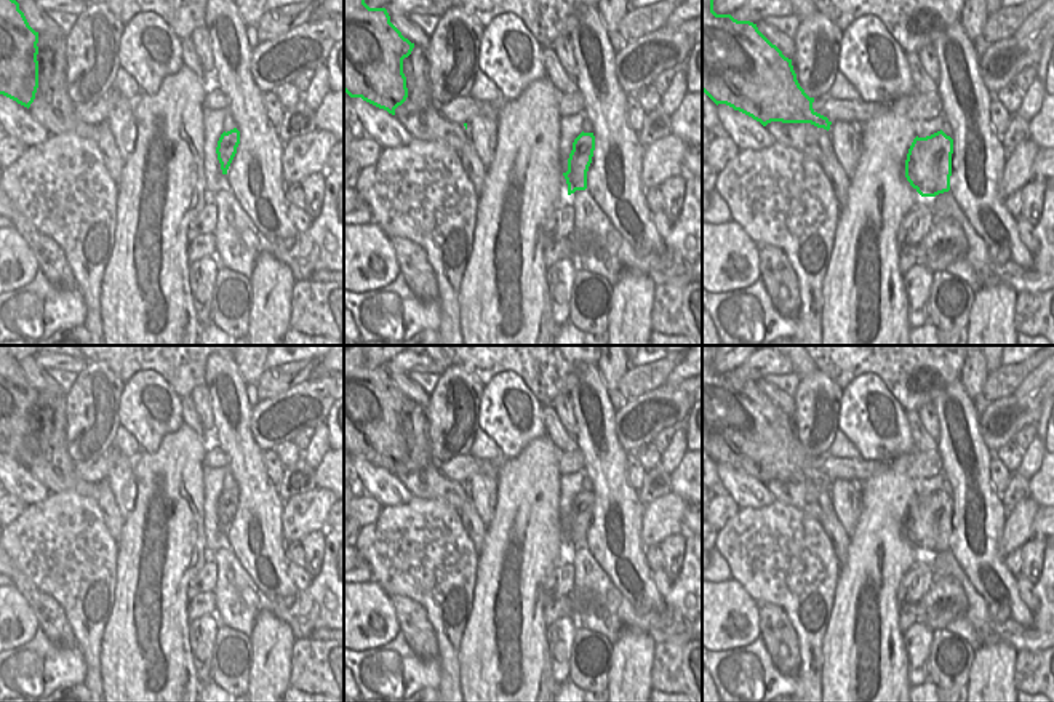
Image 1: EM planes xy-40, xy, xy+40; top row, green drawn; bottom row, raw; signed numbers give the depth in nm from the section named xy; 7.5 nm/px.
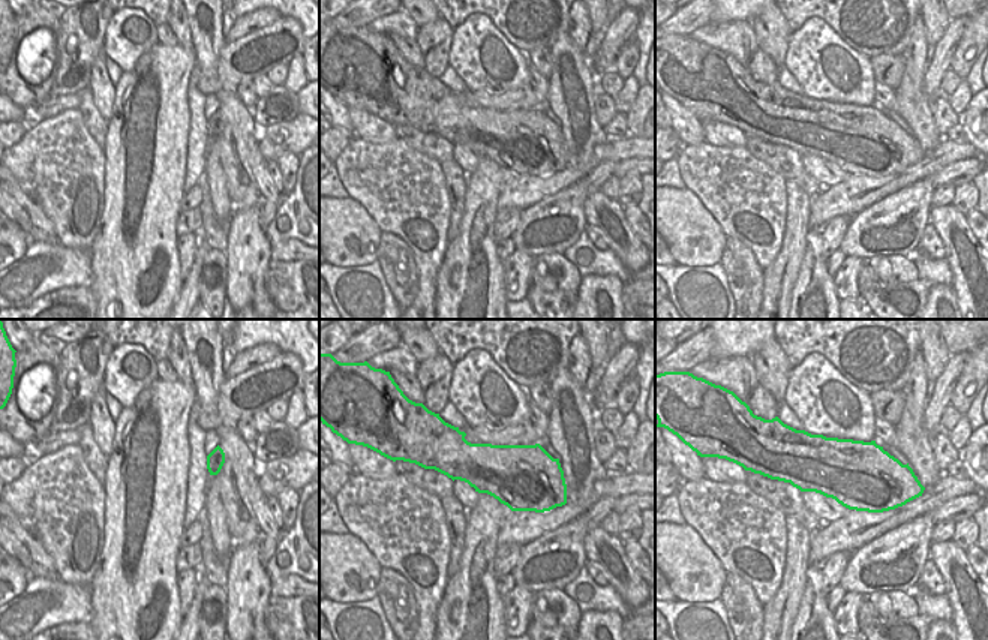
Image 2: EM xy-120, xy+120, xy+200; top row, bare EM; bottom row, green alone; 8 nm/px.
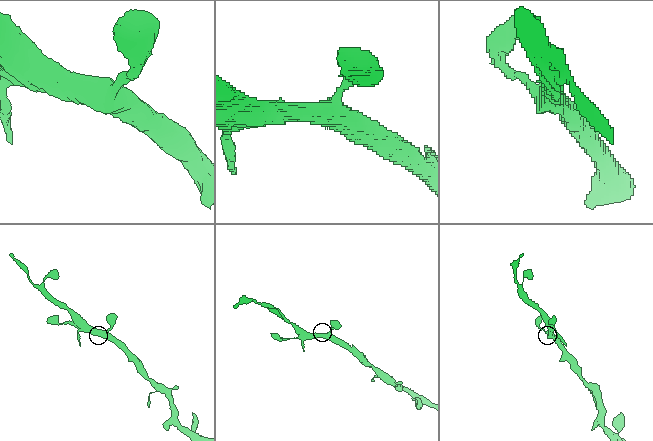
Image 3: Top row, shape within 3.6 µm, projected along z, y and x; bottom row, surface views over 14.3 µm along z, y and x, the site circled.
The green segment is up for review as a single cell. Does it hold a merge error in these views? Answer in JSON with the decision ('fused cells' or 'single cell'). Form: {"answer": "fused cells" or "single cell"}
{"answer": "single cell"}

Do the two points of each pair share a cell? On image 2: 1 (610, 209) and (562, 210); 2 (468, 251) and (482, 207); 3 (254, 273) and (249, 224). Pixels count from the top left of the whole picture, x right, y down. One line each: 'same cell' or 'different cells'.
1: different cells
2: same cell
3: same cell

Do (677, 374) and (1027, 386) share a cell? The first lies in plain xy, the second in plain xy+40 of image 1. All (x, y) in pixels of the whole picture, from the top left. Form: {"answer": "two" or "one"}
{"answer": "one"}

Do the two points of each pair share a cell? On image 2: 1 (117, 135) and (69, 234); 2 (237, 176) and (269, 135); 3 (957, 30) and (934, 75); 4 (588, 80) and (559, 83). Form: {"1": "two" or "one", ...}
{"1": "two", "2": "two", "3": "one", "4": "one"}

